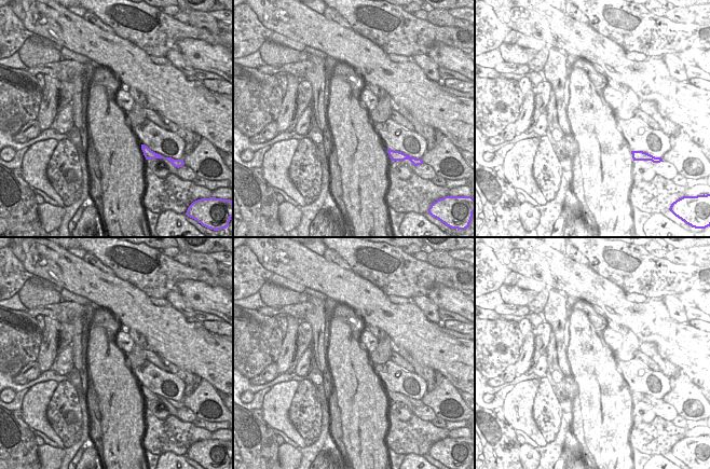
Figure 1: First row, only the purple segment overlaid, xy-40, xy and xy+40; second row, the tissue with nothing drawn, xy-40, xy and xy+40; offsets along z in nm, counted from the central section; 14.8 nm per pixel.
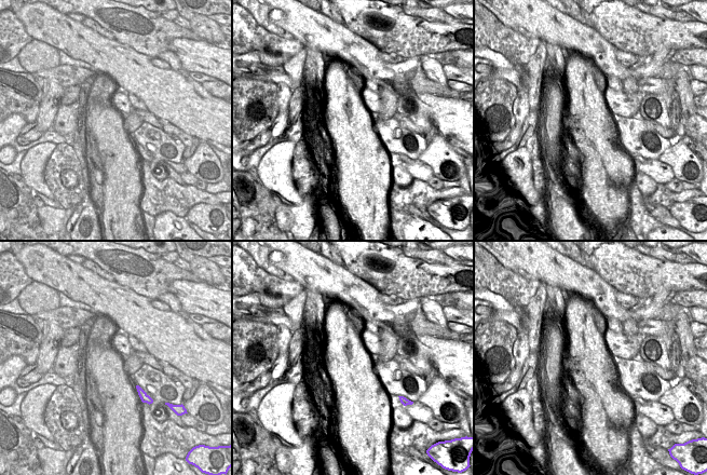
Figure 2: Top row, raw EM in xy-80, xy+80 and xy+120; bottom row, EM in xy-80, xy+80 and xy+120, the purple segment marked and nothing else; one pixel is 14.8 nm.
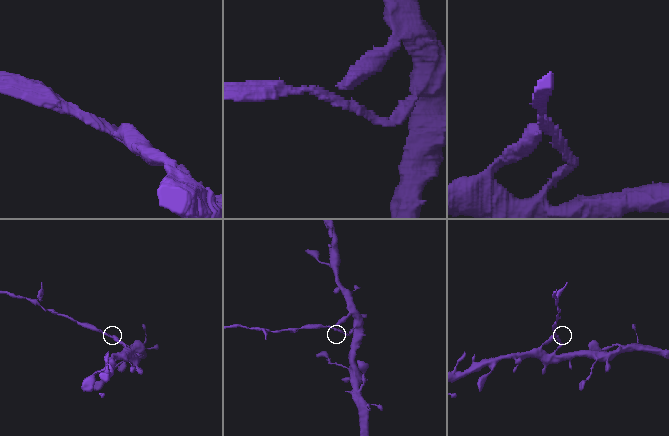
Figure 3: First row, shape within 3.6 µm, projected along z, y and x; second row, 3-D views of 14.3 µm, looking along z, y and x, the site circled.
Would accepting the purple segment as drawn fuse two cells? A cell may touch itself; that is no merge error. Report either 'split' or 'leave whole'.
split

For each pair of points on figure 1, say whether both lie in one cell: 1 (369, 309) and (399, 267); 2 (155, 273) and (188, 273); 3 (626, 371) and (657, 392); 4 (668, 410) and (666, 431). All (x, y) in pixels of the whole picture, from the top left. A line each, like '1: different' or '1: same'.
1: different
2: same
3: same
4: different

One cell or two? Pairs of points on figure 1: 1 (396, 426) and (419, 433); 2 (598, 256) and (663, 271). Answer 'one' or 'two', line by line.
1: one
2: one

